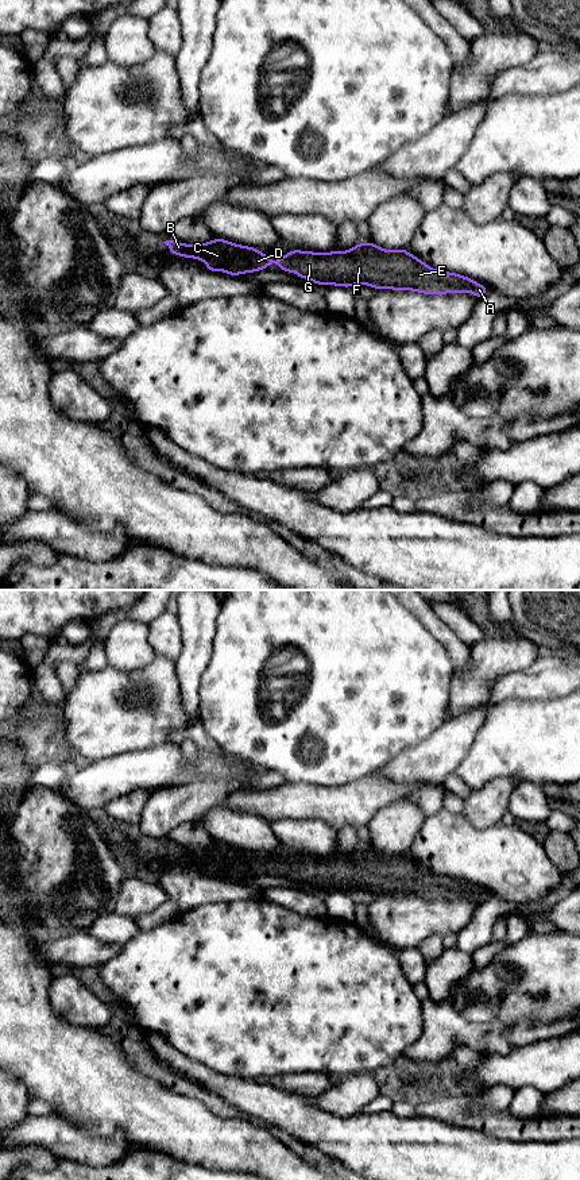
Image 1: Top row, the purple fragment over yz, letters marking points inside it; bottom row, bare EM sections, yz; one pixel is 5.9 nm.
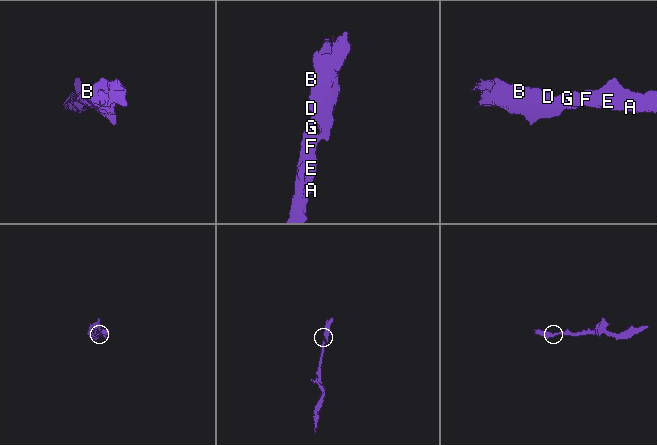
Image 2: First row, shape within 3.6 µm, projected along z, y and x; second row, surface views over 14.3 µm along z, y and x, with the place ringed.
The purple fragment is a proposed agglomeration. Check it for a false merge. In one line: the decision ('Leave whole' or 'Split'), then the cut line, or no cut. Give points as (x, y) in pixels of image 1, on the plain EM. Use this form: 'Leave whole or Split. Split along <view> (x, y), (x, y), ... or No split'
Leave whole. No split

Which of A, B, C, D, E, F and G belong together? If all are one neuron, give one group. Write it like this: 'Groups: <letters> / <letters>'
Groups: A B C D E F G

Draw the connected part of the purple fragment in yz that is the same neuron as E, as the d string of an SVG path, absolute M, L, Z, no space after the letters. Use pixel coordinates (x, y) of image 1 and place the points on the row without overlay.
M224 844L202 849L163 847L174 860L204 865L208 875L229 880L254 878L275 868L301 883L318 890L370 890L374 894L414 895L424 899L468 896L477 903L490 896L460 879L434 875L405 853L388 856L367 847L348 856L312 857L291 855L281 864L271 864L260 855L239 851Z

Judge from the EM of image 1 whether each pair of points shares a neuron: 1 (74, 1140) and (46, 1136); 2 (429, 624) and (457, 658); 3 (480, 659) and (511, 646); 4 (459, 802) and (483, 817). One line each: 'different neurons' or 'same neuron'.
1: same neuron
2: same neuron
3: same neuron
4: different neurons

